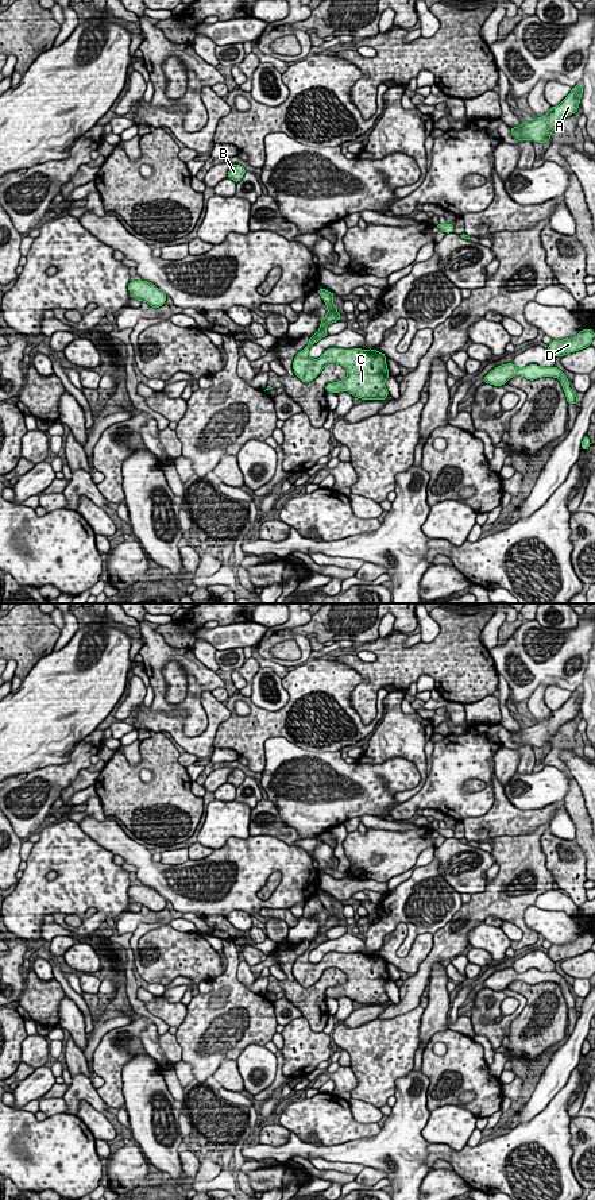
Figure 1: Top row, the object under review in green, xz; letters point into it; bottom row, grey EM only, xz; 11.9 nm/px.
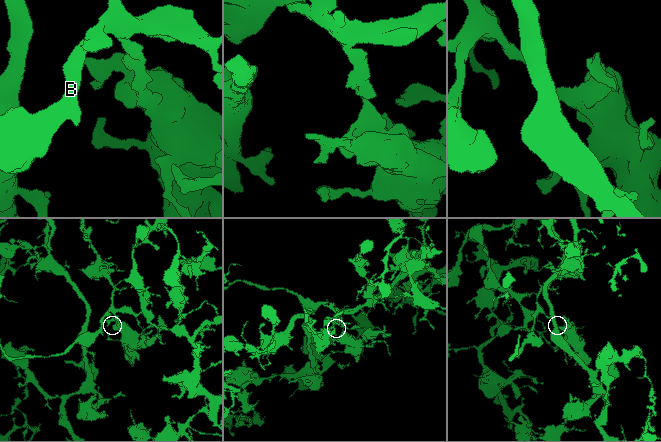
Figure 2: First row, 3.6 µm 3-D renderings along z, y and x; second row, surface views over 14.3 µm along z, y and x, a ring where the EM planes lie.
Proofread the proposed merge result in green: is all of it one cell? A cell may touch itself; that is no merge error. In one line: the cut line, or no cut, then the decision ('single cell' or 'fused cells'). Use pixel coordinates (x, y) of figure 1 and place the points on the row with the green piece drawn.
no cut | single cell

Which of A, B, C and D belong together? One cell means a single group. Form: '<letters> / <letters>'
A B C D

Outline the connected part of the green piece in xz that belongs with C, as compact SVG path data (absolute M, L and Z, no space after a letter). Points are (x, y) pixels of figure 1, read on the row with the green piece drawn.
M324 288L317 289L317 292L324 300L328 313L322 317L318 331L310 336L306 347L295 355L293 362L295 375L304 383L308 383L318 377L328 363L336 363L347 370L347 377L341 381L327 383L325 391L348 391L362 400L386 400L389 391L385 381L390 374L386 364L387 358L383 352L372 348L328 348L318 359L309 356L309 348L328 335L325 328L341 319L333 304L335 294Z

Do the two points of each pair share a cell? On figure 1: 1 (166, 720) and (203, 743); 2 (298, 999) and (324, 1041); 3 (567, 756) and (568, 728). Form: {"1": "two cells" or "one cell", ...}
{"1": "one cell", "2": "two cells", "3": "two cells"}

